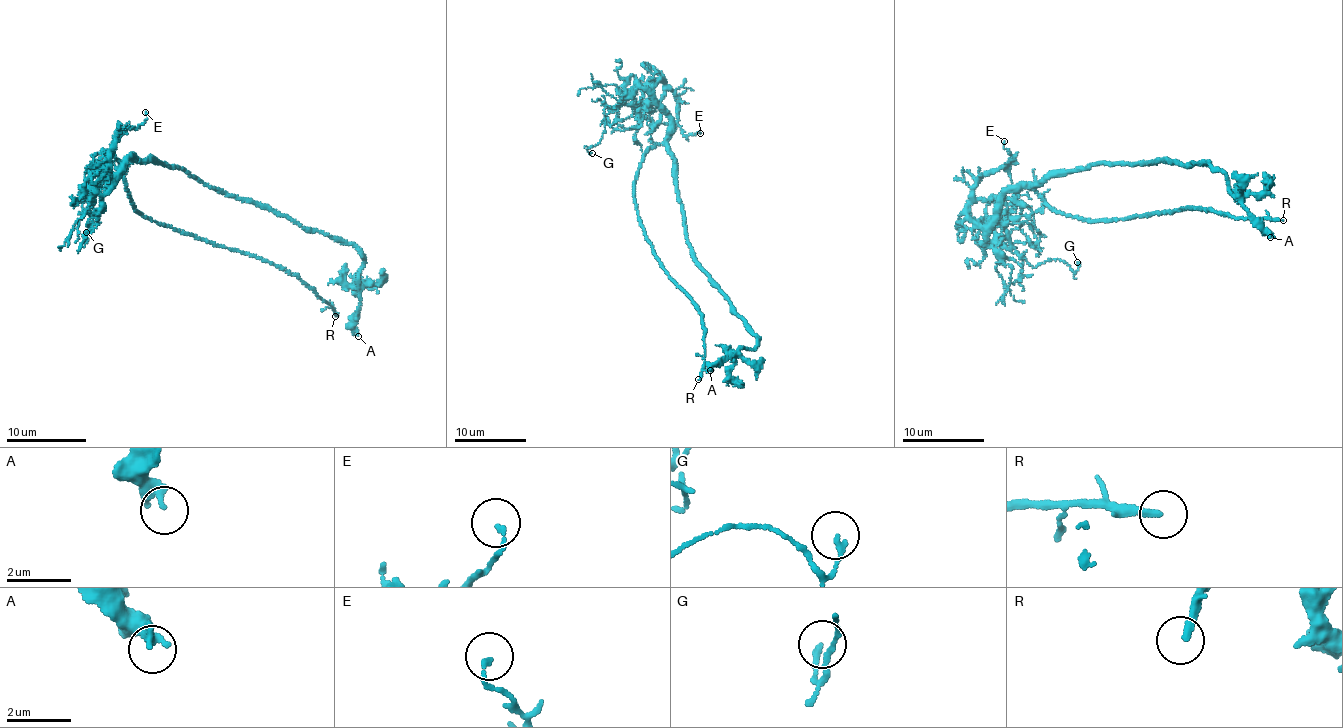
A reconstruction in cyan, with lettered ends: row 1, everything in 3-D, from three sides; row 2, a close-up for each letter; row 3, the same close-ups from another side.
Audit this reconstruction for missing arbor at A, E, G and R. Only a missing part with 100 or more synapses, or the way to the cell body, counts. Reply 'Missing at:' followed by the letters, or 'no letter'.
Missing at: R

